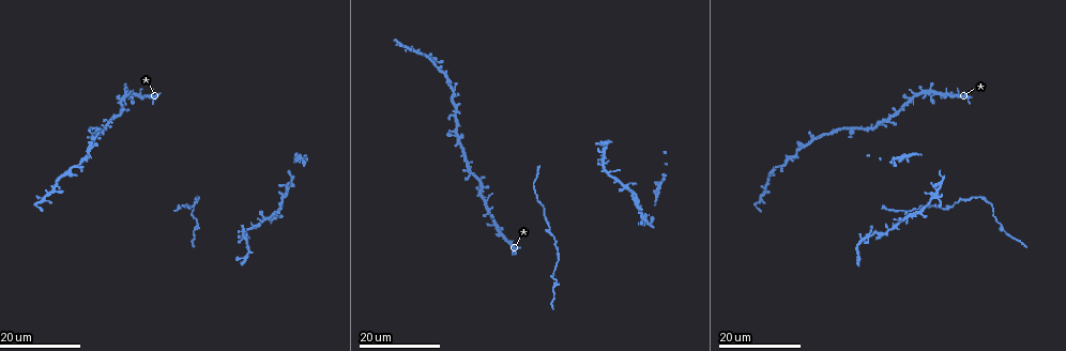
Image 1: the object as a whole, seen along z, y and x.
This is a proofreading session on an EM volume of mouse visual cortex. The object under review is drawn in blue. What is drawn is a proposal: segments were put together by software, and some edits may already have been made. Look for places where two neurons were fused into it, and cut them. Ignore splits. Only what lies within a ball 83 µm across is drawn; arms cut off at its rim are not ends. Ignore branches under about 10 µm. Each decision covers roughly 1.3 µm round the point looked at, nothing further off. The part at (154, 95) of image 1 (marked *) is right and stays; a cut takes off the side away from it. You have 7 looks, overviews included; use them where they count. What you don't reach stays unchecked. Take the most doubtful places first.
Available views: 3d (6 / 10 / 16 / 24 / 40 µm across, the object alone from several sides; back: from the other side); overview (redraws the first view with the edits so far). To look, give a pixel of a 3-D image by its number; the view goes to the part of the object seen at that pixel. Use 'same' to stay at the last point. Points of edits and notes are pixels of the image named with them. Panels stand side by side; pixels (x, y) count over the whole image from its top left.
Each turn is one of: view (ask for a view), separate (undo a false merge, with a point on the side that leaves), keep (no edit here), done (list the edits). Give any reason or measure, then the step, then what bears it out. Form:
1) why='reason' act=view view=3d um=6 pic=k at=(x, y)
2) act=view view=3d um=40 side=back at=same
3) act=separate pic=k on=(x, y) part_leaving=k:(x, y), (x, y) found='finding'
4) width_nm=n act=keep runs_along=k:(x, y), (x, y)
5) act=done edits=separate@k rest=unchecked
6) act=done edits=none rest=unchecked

act=view view=3d um=24 pic=1 at=(557, 265)

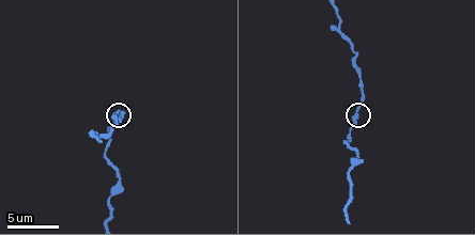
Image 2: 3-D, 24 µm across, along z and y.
why='zoom in' act=view view=3d um=6 pic=2 at=(118, 111)

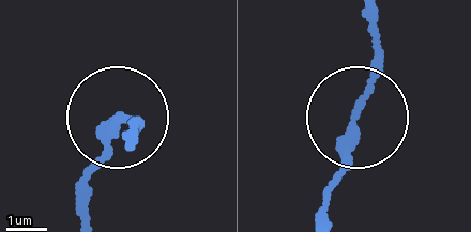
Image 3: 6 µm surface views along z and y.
act=keep found='continuous, no second neuron'

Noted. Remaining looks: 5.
why='three-way junction' act=view view=3d um=6 pic=2 at=(339, 29)

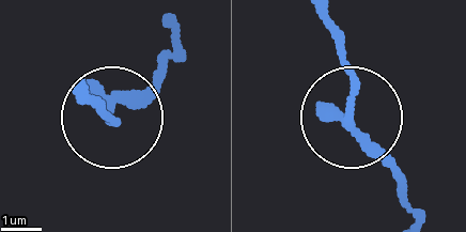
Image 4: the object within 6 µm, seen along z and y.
width_nm=210 act=keep found='all the same neuron'

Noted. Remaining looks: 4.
why='sudden change in width' act=view view=3d um=24 pic=1 at=(544, 215)

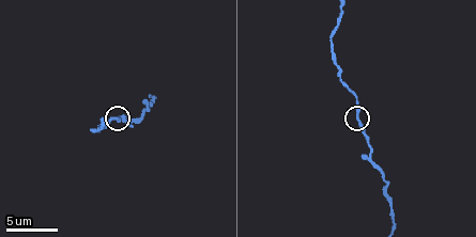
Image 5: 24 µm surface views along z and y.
act=view view=3d um=10 pic=5 at=(359, 118)

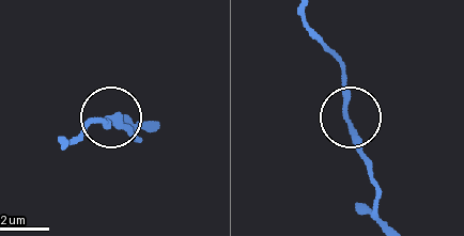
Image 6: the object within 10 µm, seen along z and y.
act=keep found='continuous, no second neuron'

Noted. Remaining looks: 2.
act=done edits=none rest=unchecked

